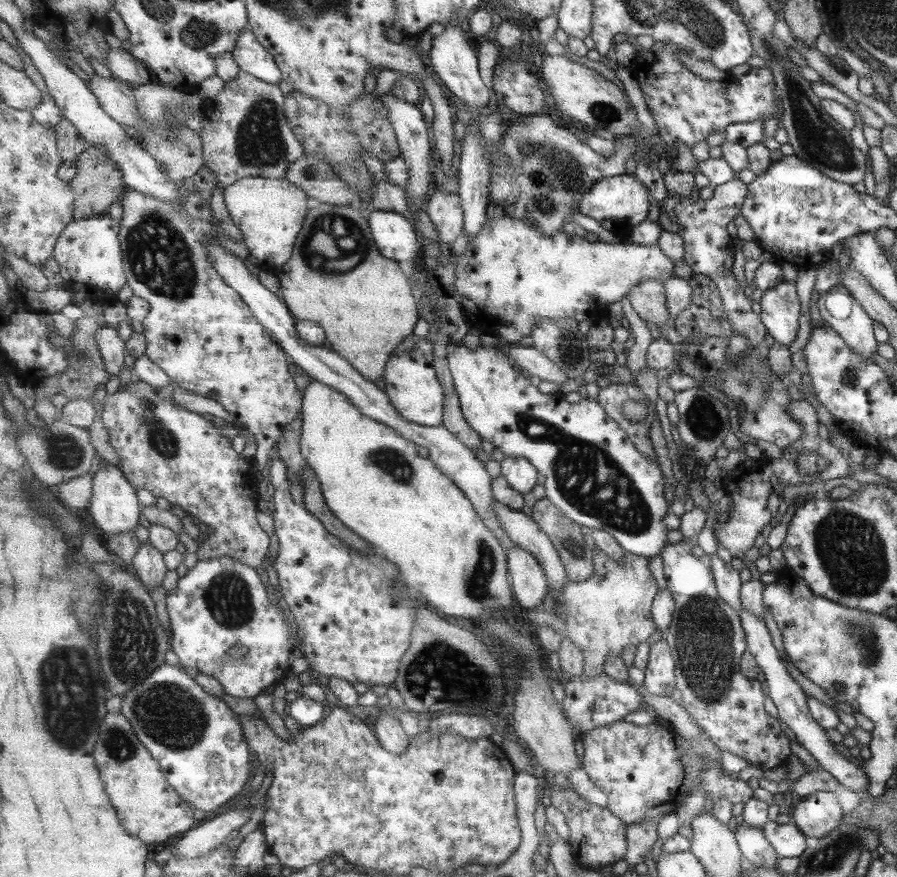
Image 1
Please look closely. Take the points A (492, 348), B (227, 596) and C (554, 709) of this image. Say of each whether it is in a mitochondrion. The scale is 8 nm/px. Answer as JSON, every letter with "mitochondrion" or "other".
{"A":"other","B":"mitochondrion","C":"other"}

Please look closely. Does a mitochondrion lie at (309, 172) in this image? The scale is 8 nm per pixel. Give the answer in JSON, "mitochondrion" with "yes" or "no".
{"mitochondrion":"yes"}

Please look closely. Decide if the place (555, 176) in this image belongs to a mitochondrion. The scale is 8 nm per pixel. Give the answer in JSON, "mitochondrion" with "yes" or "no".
{"mitochondrion":"yes"}

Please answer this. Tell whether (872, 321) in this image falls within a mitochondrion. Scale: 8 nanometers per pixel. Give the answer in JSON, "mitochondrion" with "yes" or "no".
{"mitochondrion":"no"}

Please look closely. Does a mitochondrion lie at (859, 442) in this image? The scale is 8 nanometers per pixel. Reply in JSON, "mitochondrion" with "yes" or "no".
{"mitochondrion":"no"}

